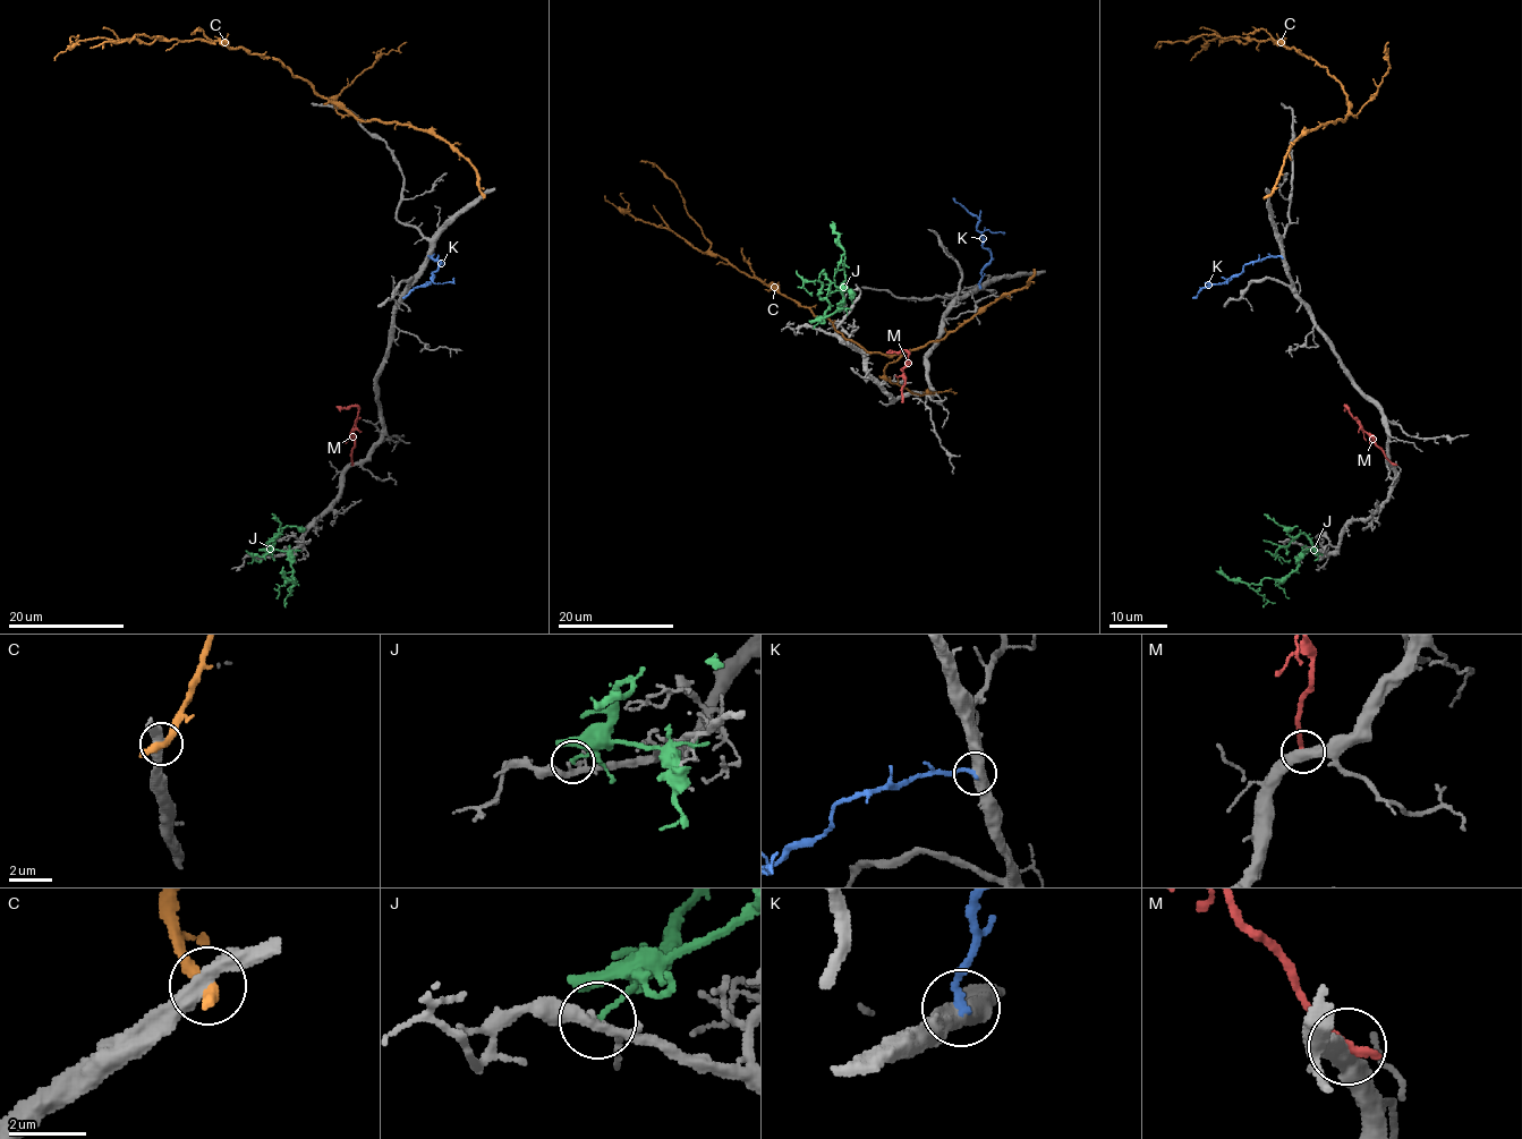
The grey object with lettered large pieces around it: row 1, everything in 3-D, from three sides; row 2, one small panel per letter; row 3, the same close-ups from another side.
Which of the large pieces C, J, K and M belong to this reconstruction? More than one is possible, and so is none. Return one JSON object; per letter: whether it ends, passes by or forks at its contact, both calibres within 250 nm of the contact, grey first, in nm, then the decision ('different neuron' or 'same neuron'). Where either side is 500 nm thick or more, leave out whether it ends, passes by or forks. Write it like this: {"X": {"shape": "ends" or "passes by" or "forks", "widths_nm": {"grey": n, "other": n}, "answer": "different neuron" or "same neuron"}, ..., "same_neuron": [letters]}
{"C": {"shape": "ends", "widths_nm": {"grey": 440, "other": 440}, "answer": "different neuron"}, "J": {"shape": "ends", "widths_nm": {"grey": 190, "other": 150}, "answer": "different neuron"}, "K": {"widths_nm": {"grey": 500, "other": 220}, "answer": "different neuron"}, "M": {"shape": "ends", "widths_nm": {"grey": 460, "other": 280}, "answer": "different neuron"}, "same_neuron": []}

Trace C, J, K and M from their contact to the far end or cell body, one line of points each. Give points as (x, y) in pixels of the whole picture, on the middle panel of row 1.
C: (1034, 275), (943, 338), (879, 354), (847, 339), (826, 317), (717, 255), (621, 213), (604, 195)
J: (813, 328), (836, 312), (843, 299), (844, 252), (832, 221)
K: (979, 287), (981, 272), (992, 252), (983, 246), (983, 236), (977, 229), (978, 219), (952, 198)
M: (903, 397), (903, 368), (909, 355), (904, 350), (887, 353)

